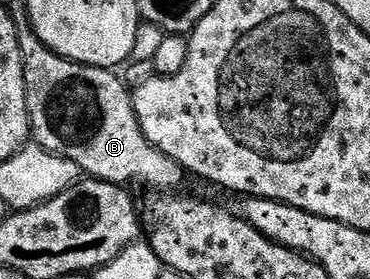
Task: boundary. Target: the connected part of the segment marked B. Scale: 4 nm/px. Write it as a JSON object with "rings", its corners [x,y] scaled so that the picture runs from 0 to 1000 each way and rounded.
{"rings":[[[89,118],[62,122],[59,197],[70,211],[70,323],[81,358],[81,437],[95,473],[119,470],[111,520],[122,538],[200,581],[224,624],[319,667],[351,652],[384,656],[443,692],[484,681],[503,616],[481,581],[411,523],[365,405],[354,315],[341,312],[305,251],[281,240],[227,240],[170,197],[154,197]]]}

